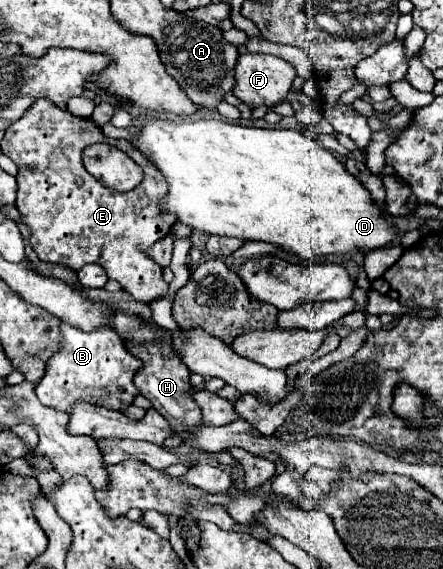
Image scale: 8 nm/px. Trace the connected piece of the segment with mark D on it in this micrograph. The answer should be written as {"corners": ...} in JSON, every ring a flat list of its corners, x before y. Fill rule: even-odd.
{"corners":[[153,119,139,129,131,129,131,135,131,145,149,157,167,181,161,209,177,215,177,221,191,229,249,241,269,241,305,259,313,255,349,253,363,247,377,249,395,237,395,229,387,223,387,213,373,203,371,193,329,149,295,129,257,129,217,119]]}

